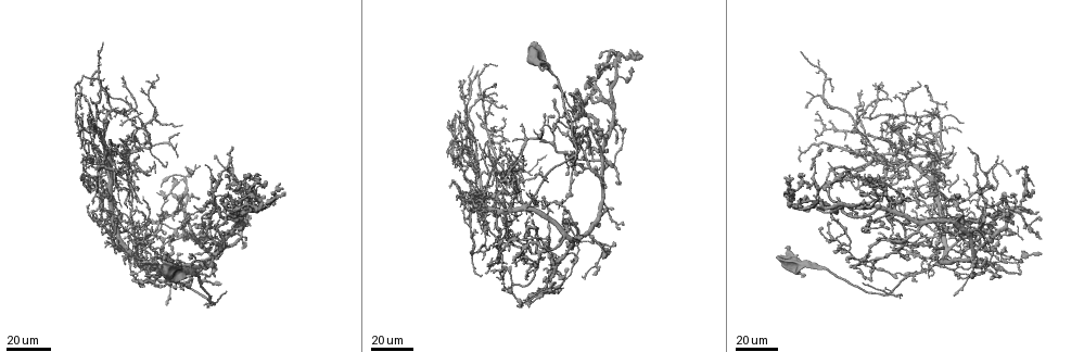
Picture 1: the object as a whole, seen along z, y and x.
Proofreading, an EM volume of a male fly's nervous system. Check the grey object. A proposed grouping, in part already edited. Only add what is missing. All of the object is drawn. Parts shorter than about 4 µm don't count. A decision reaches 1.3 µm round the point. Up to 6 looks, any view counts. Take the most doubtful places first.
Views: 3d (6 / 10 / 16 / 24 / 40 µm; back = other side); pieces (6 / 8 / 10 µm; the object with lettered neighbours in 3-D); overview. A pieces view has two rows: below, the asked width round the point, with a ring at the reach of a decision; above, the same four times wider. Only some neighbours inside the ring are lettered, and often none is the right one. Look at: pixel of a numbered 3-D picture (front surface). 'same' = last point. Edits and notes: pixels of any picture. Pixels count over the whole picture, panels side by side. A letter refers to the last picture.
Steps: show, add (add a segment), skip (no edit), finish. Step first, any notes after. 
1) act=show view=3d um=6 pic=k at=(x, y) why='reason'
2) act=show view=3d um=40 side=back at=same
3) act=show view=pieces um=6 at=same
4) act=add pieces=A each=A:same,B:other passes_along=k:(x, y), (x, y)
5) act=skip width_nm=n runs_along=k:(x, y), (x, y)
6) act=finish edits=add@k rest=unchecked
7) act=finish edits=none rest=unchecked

act=show view=3d um=24 pic=1 at=(548, 66) why='an open end'

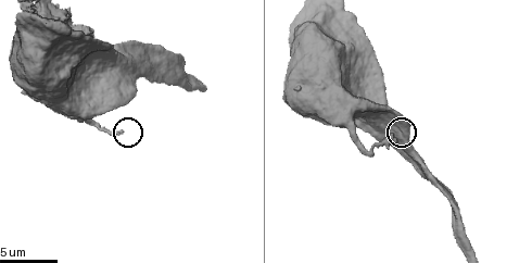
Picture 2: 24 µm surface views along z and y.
act=show view=pieces um=8 pic=2 at=(122, 131)

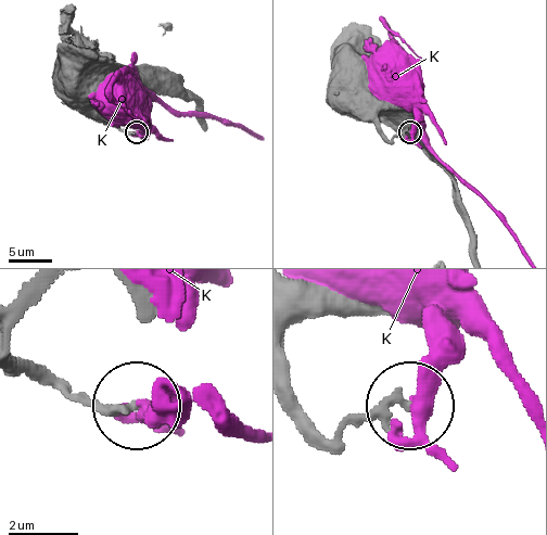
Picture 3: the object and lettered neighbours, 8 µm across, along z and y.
act=skip each=K:other runs_along=3:(21, 359), (81, 397), (131, 403) found='none of them fits'

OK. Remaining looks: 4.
act=show view=3d um=24 pic=1 at=(473, 205) why='free end'

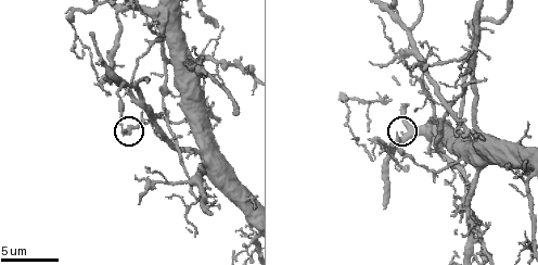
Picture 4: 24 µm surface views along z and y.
act=show view=pieces um=8 pic=4 at=(395, 133)

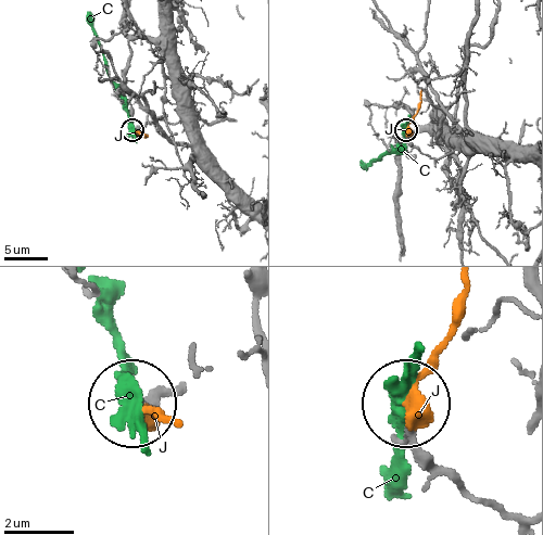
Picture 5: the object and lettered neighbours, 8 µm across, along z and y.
act=skip each=C:other,J:other runs_along=5:(518, 520), (465, 494), (421, 449), (413, 409) found='none of them fits'

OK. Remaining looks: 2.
act=show view=3d um=24 pic=1 at=(523, 124) why='an open end'

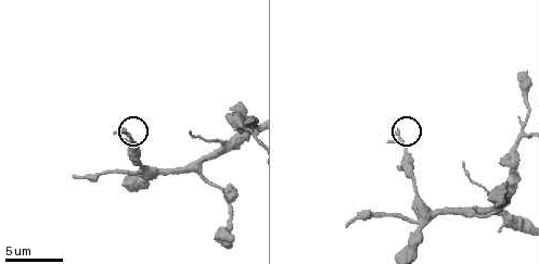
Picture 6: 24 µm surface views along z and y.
act=show view=pieces um=6 pic=6 at=(122, 131)

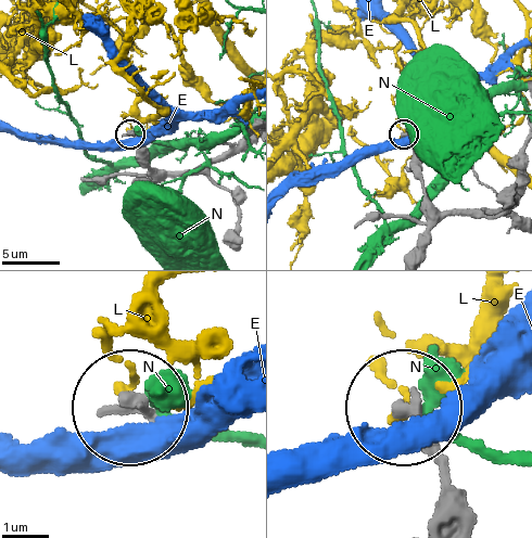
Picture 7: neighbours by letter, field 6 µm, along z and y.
act=skip width_nm=250 each=E:other,L:other,N:other found='none of them fits'

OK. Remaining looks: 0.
act=finish edits=none rest=unchecked

